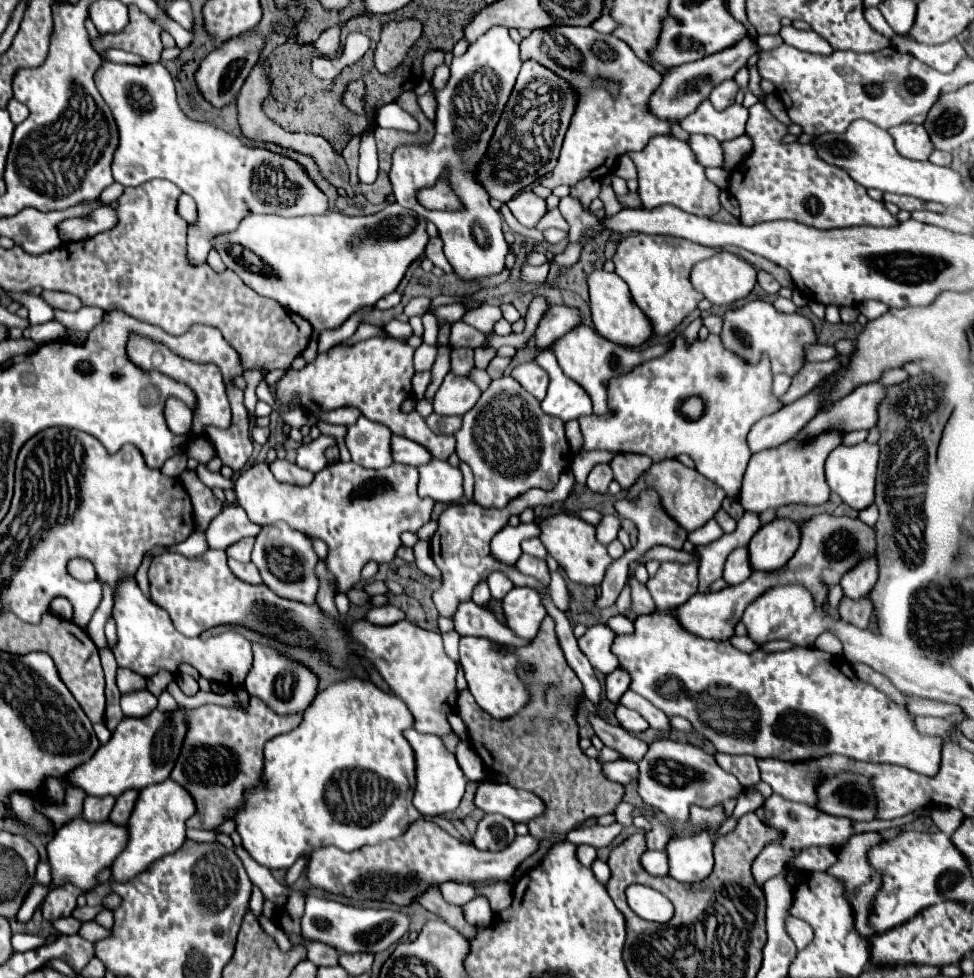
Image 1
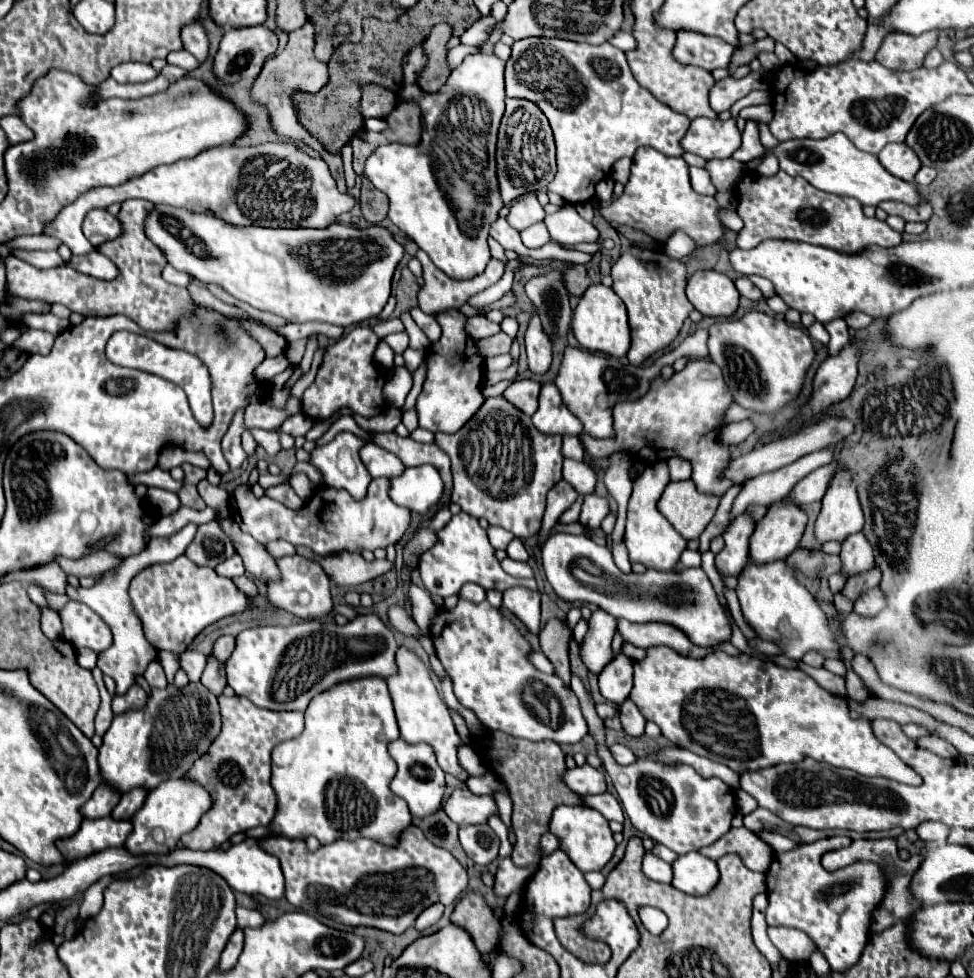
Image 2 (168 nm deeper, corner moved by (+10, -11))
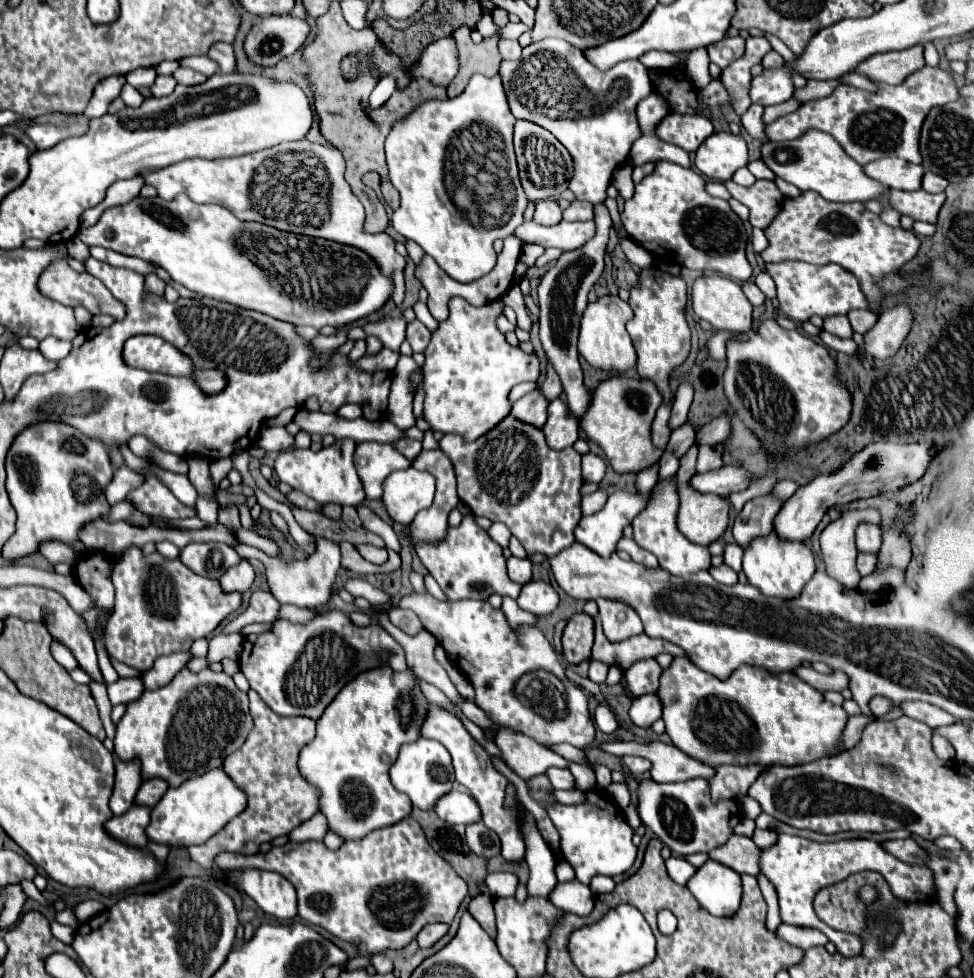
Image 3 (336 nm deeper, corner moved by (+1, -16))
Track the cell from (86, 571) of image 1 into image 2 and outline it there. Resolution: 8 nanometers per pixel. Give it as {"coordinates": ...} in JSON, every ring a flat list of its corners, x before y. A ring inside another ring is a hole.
{"coordinates":[[49,563,47,567,39,567,35,571,9,573,5,581,13,581,13,579,19,579,25,583,37,583,53,593,65,593,65,589,67,589,67,575,57,563]]}

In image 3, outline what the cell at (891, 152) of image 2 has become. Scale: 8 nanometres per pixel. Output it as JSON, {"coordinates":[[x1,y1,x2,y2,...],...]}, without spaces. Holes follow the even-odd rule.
{"coordinates":[[884,156,864,166,864,172,892,190,920,190,920,182,924,176,924,168,918,164,910,164,906,160]]}

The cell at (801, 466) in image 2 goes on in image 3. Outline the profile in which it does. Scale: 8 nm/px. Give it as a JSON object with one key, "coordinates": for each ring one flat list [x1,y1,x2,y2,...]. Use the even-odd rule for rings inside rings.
{"coordinates":[[780,480,780,482,774,486,772,494,778,496,778,498,782,498,782,500,788,500,796,490,798,490,798,484,796,484,794,480]]}

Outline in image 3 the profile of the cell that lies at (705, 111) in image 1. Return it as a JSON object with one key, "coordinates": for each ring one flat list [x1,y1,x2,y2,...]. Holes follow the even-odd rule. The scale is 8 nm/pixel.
{"coordinates":[[712,134,696,150,694,164,698,172,714,182,726,182,734,172,748,164,748,148,742,136,734,134]]}

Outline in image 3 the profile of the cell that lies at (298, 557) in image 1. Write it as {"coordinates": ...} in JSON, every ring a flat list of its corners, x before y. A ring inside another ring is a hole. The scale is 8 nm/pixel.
{"coordinates":[[124,500,115,504,108,515,103,518,92,520,88,524,84,524,84,528,80,530,80,542,84,544,86,550,98,550,98,552,110,552,110,554,118,554,128,546,144,546,146,542,162,542,162,540,172,540,178,548,184,548,184,544,188,542,224,542,224,544,238,544,238,540,234,538,234,534,226,528,226,526,212,526,212,528,204,528,204,530,160,530,160,528,134,528,128,524,128,518,136,511,132,503]]}

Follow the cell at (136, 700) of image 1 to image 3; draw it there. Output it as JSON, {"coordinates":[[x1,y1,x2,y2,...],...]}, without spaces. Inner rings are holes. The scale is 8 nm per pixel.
{"coordinates":[[174,652,172,656,162,656,154,662,154,668,142,674,146,690,156,690,162,688,164,684,172,682,172,676,186,668,186,664,192,660,190,652]]}

